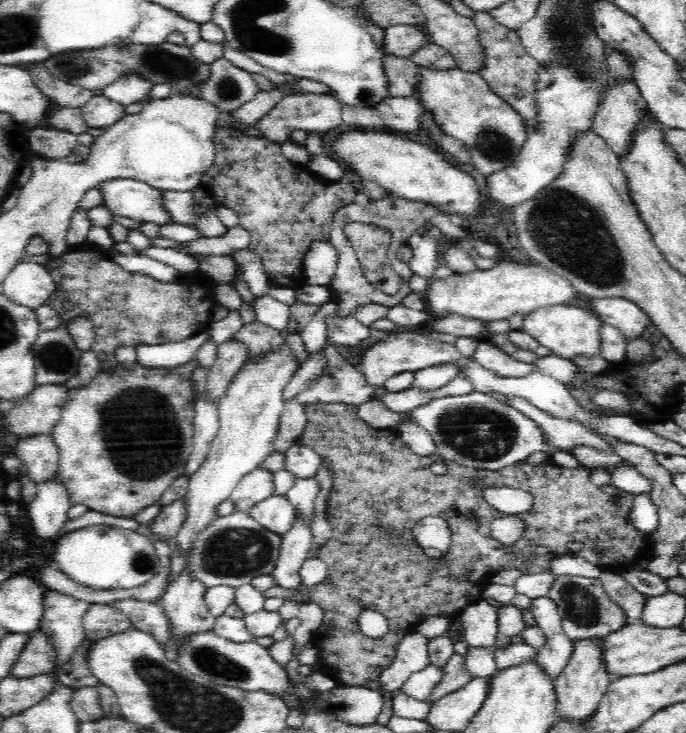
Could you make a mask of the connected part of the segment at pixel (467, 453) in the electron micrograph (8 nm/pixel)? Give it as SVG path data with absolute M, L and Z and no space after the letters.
M472 391L466 395L446 396L430 401L428 404L415 408L410 415L424 430L427 430L437 444L436 456L465 467L478 470L500 471L502 468L522 463L532 452L543 452L550 458L560 447L548 445L544 433L538 423L532 421L522 411L509 402L502 403L488 393Z

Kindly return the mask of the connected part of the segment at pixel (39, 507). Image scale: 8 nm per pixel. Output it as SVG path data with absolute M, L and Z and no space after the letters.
M58 475L54 480L38 483L37 489L36 498L26 504L34 537L56 541L69 520L70 494L58 480Z

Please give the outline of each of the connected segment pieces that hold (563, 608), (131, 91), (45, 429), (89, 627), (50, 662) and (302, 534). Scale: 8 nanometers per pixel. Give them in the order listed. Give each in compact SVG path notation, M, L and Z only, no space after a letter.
M569 574L556 575L548 597L557 604L564 632L574 642L584 638L603 640L612 632L627 626L627 616L624 616L623 611L610 600L599 579Z
M128 74L118 78L118 81L112 82L102 89L102 95L123 104L134 104L144 99L149 99L148 94L154 88L154 83L145 80L138 74Z
M37 385L14 408L4 415L10 426L9 432L18 438L50 433L60 420L69 389L66 385Z
M92 603L83 619L86 639L91 641L108 638L132 628L132 622L111 604Z
M37 630L30 636L18 660L10 668L10 675L16 678L52 675L57 667L52 639L44 631Z
M297 518L281 538L281 552L271 574L276 586L293 590L302 584L300 568L308 560L308 552L314 544L310 524L312 519L300 521Z

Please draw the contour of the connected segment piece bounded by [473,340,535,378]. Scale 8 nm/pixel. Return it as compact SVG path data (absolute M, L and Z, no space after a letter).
M480 340L473 358L480 366L506 378L520 378L535 370L535 363L520 362L488 340Z

